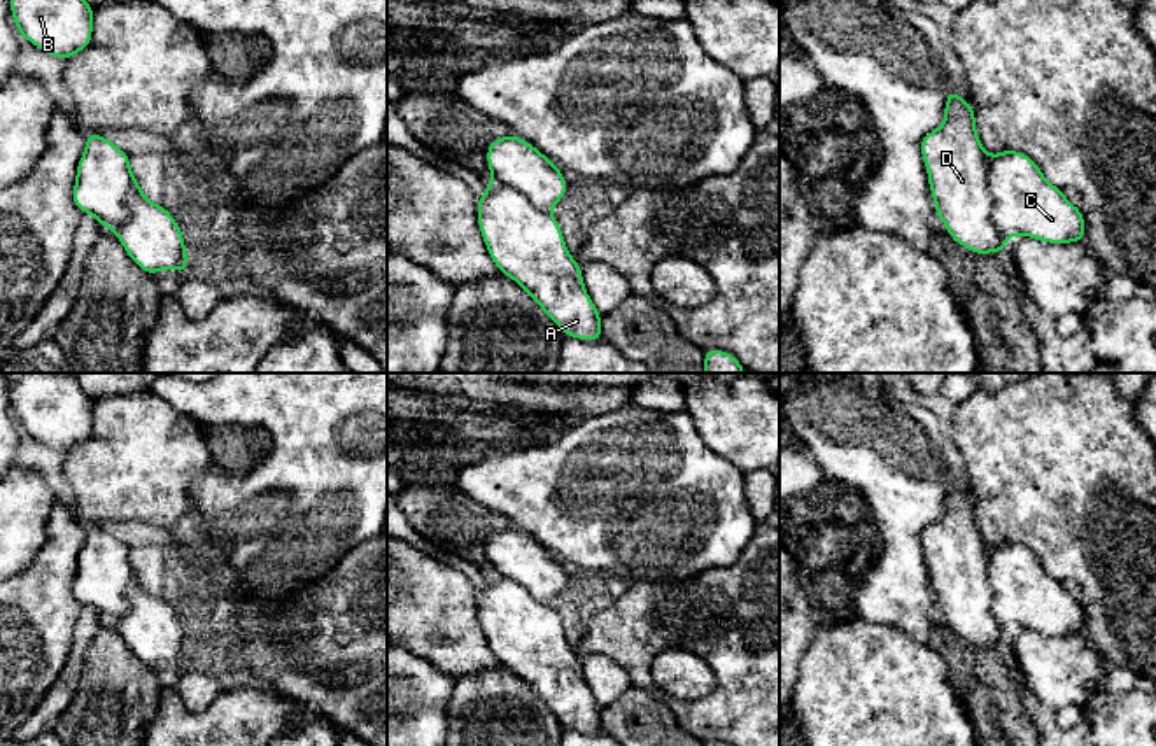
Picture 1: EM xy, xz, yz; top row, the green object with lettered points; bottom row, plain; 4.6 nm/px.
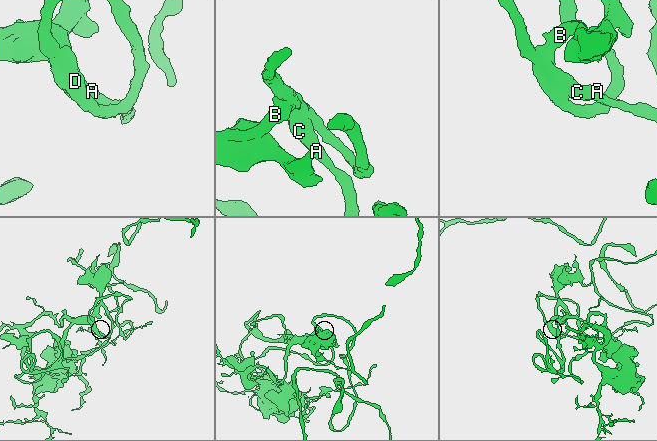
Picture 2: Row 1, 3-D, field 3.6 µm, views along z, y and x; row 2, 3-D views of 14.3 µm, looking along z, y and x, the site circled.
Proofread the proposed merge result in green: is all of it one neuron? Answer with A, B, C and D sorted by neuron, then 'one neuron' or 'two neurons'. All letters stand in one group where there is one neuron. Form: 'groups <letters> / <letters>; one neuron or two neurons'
groups A B C D; one neuron

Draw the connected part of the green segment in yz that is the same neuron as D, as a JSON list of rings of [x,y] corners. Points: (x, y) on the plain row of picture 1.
[[[953,482],[946,489],[944,515],[921,531],[920,541],[935,608],[944,615],[948,627],[972,646],[1004,644],[1014,627],[1046,636],[1084,634],[1086,615],[1081,601],[1044,569],[1030,548],[1011,541],[988,546],[976,524],[970,494]]]

